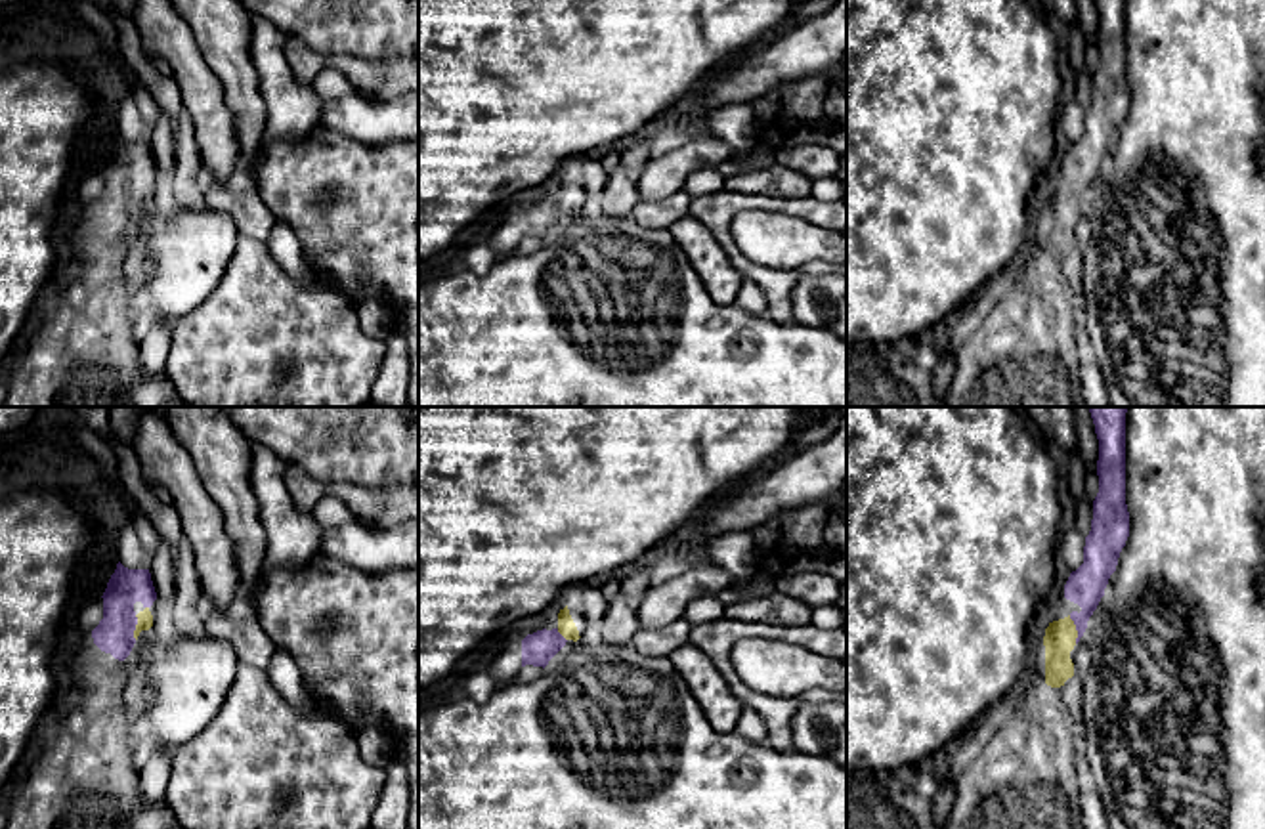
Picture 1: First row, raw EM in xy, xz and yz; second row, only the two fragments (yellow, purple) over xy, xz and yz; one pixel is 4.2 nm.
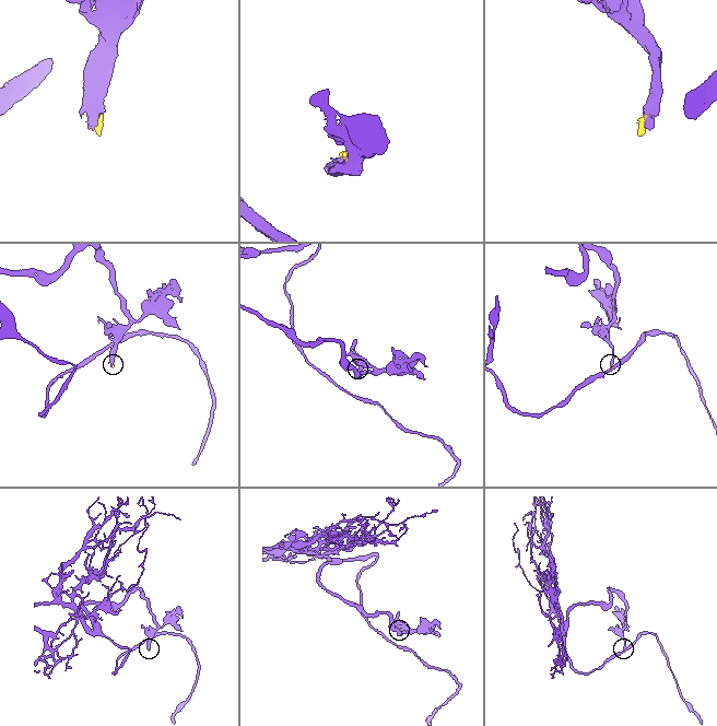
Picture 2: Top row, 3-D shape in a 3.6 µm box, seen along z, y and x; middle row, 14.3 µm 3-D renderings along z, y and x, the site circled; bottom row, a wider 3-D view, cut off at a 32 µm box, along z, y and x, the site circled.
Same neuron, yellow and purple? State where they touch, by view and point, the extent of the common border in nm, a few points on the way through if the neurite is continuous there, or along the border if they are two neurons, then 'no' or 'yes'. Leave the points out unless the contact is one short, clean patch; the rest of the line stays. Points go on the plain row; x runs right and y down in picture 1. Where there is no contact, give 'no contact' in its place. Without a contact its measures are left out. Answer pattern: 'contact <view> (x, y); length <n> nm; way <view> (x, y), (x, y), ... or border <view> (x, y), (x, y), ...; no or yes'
contact yz (1074, 201); length 120 nm; way yz (1059, 212), (1074, 201), (1086, 184), (1086, 157); yes

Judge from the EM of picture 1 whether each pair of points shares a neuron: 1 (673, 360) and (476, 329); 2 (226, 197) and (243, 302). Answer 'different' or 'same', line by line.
1: same
2: different

